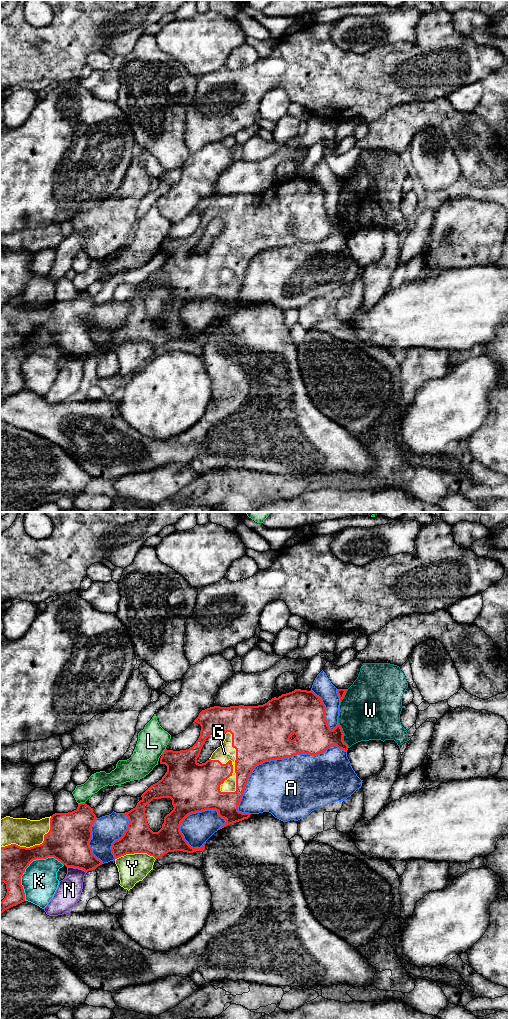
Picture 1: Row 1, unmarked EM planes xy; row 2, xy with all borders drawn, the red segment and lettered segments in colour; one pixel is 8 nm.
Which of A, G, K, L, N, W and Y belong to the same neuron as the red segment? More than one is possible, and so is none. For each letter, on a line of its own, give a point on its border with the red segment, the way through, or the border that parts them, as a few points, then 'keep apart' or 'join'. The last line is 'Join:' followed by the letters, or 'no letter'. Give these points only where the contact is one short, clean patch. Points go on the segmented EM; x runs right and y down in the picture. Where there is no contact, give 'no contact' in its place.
A: xy (279, 758) | keep apart
G: xy (235, 761) | join
K: xy (27, 866) | keep apart
L: xy (81, 803) | keep apart
N: xy (77, 867) | keep apart
W: xy (343, 735) | keep apart
Y: xy (134, 852) | keep apart
Join: G

